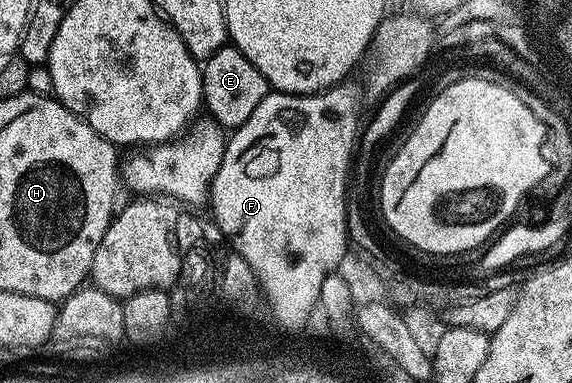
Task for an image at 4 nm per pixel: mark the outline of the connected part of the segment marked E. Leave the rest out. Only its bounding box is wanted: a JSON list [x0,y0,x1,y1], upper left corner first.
[201,45,272,129]

